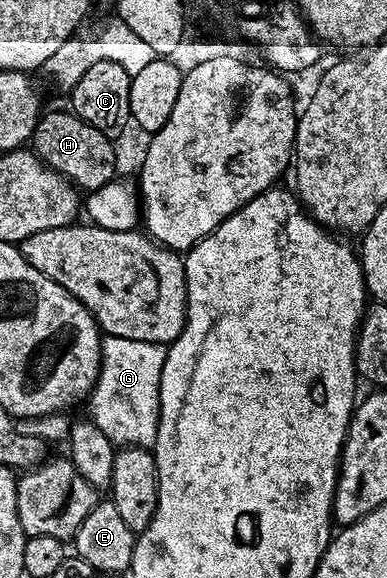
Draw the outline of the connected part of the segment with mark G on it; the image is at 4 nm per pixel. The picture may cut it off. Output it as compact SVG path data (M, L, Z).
M103 337L102 367L88 399L88 418L115 447L153 447L158 431L160 372L164 372L166 347L164 342Z

